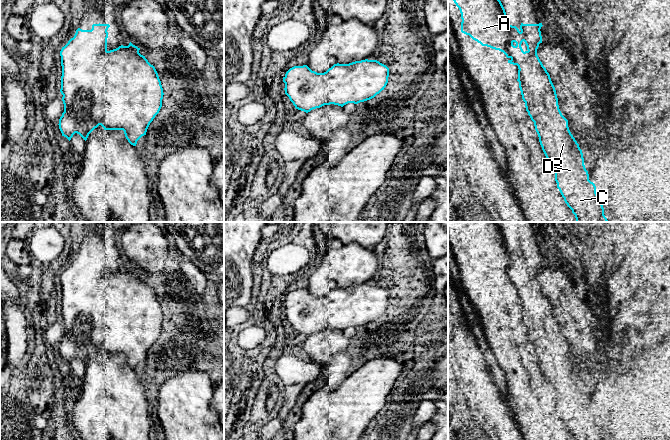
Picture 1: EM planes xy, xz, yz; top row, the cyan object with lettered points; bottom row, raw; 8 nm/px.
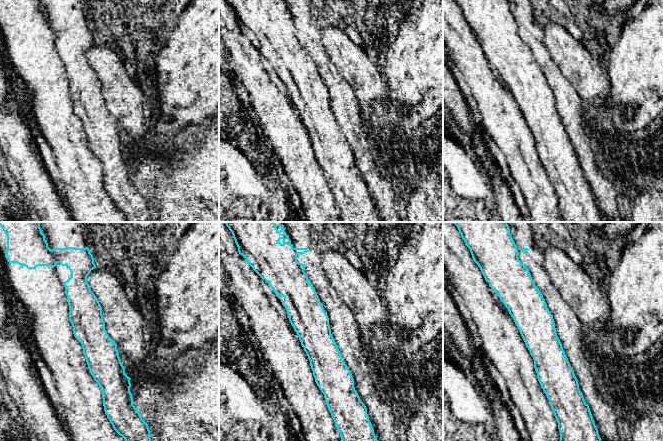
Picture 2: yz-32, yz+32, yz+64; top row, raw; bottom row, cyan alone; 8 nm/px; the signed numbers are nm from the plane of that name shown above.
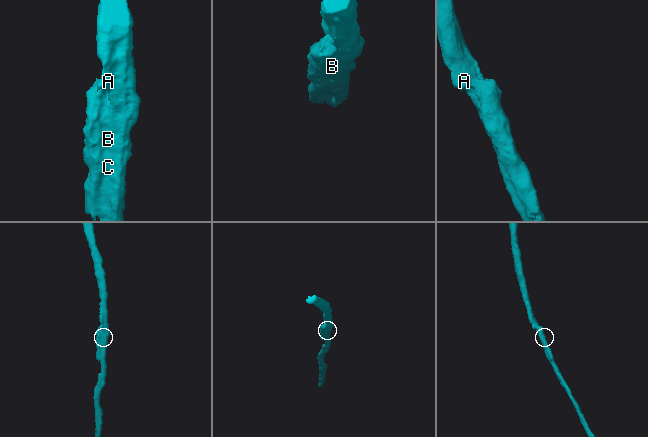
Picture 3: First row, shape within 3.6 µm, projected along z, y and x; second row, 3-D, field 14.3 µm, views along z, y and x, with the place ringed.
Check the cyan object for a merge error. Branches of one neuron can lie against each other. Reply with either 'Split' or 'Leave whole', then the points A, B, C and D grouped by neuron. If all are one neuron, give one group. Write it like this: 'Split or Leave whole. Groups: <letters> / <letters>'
Split. Groups: A B D / C

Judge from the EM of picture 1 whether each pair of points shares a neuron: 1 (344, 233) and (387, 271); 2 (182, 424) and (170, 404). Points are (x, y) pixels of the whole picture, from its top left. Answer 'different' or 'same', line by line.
1: different
2: same

